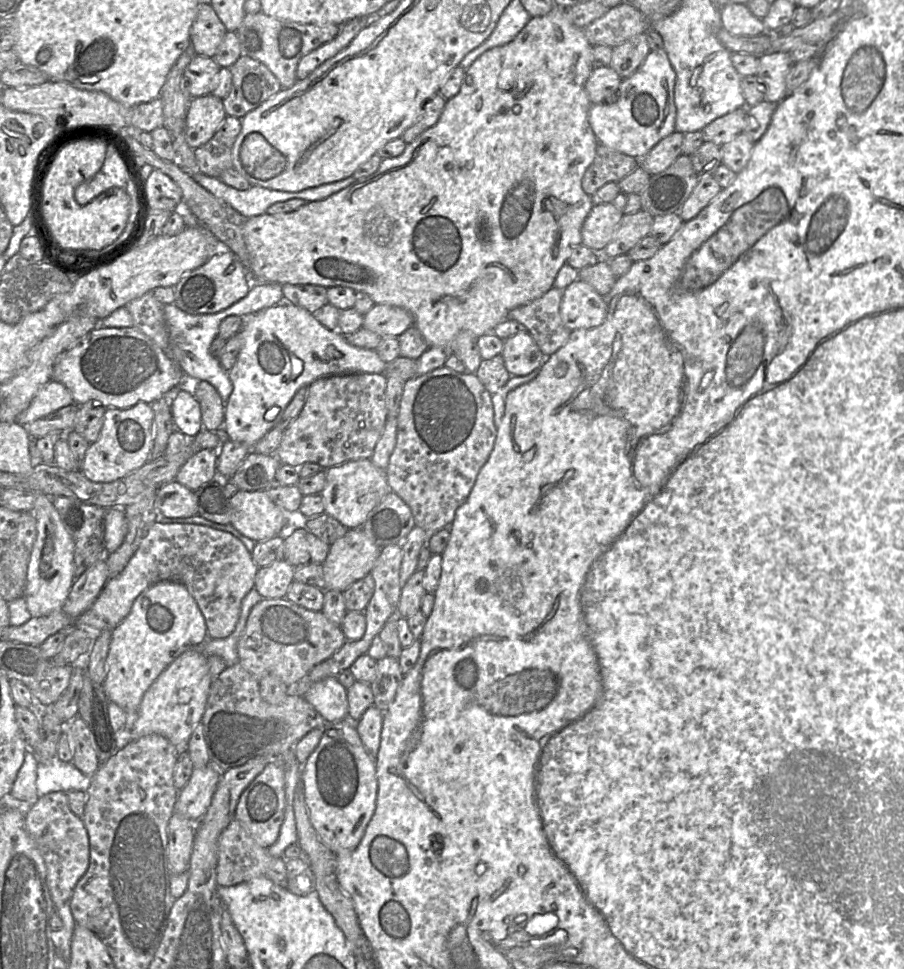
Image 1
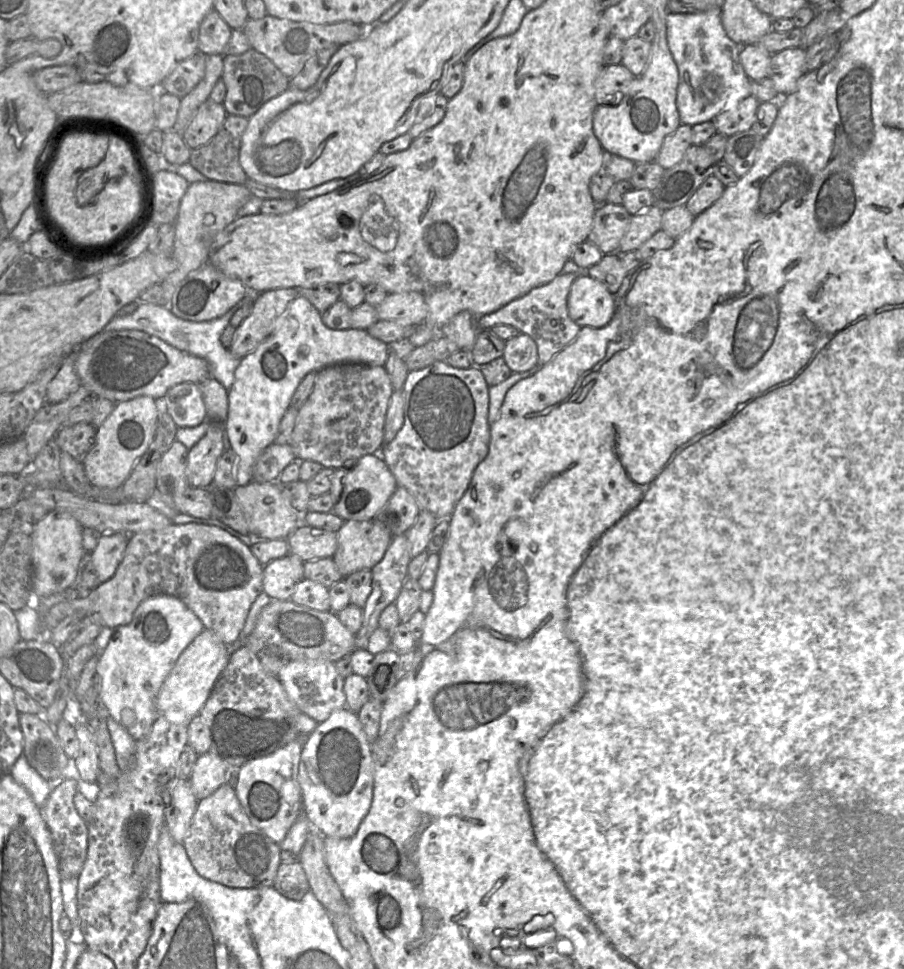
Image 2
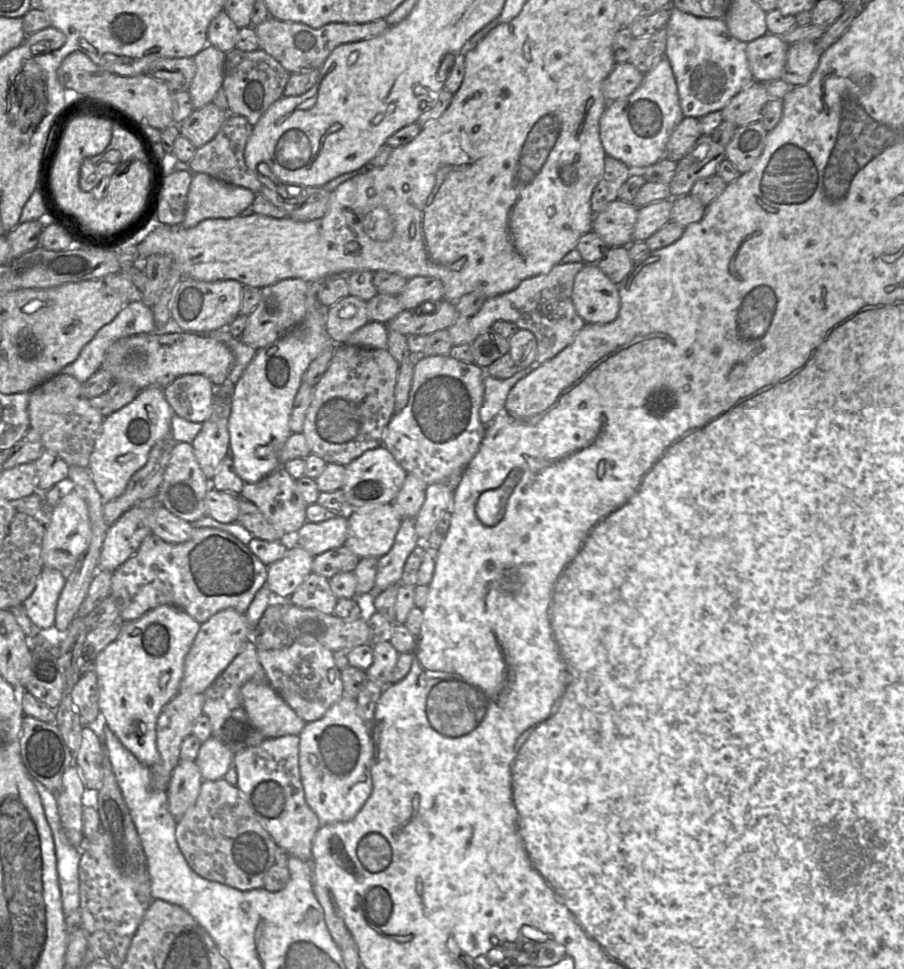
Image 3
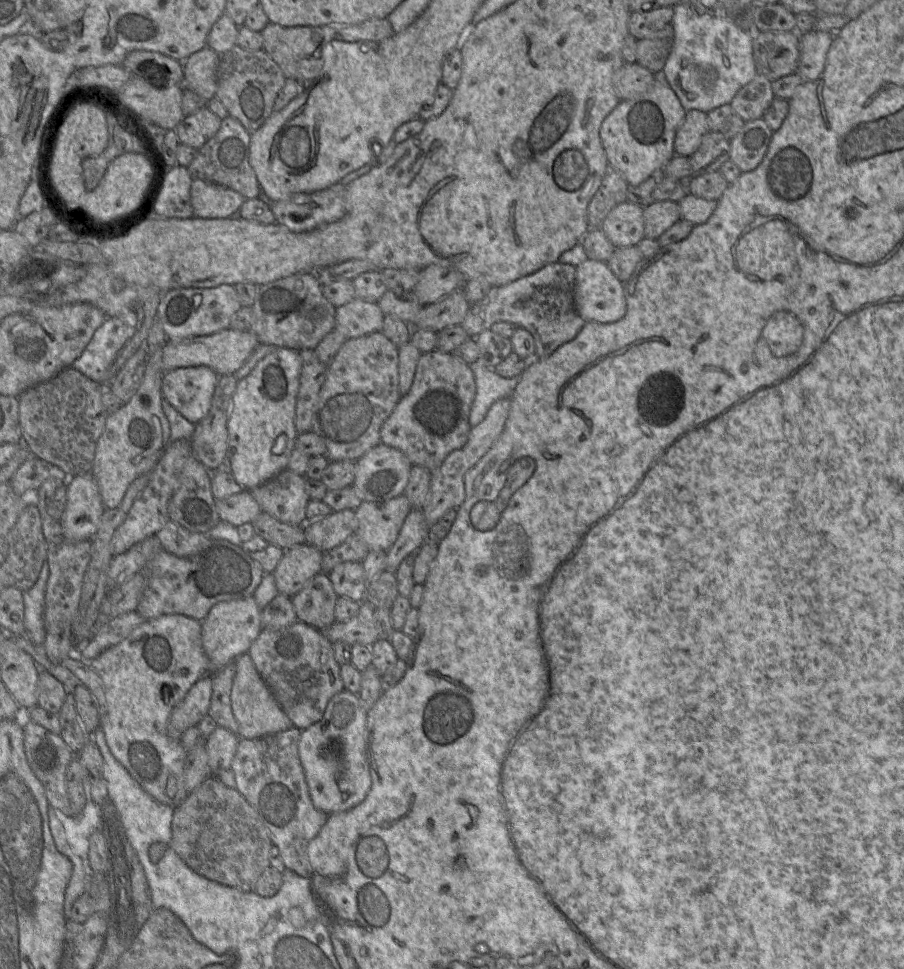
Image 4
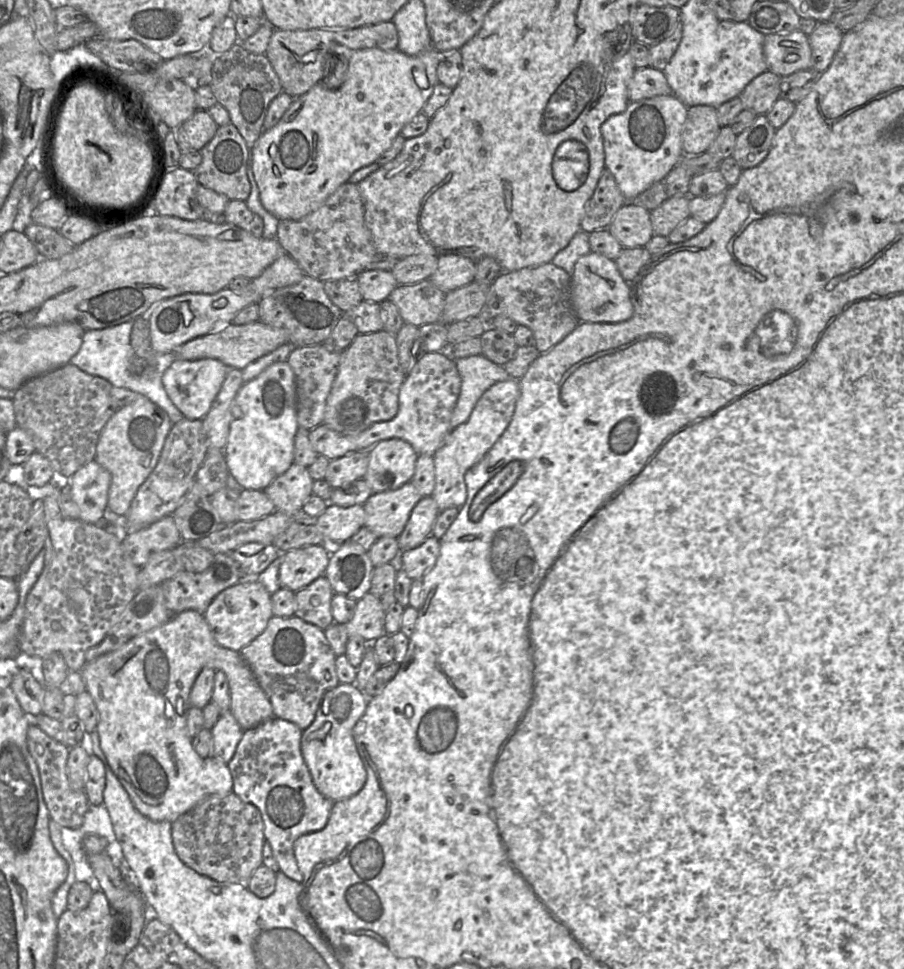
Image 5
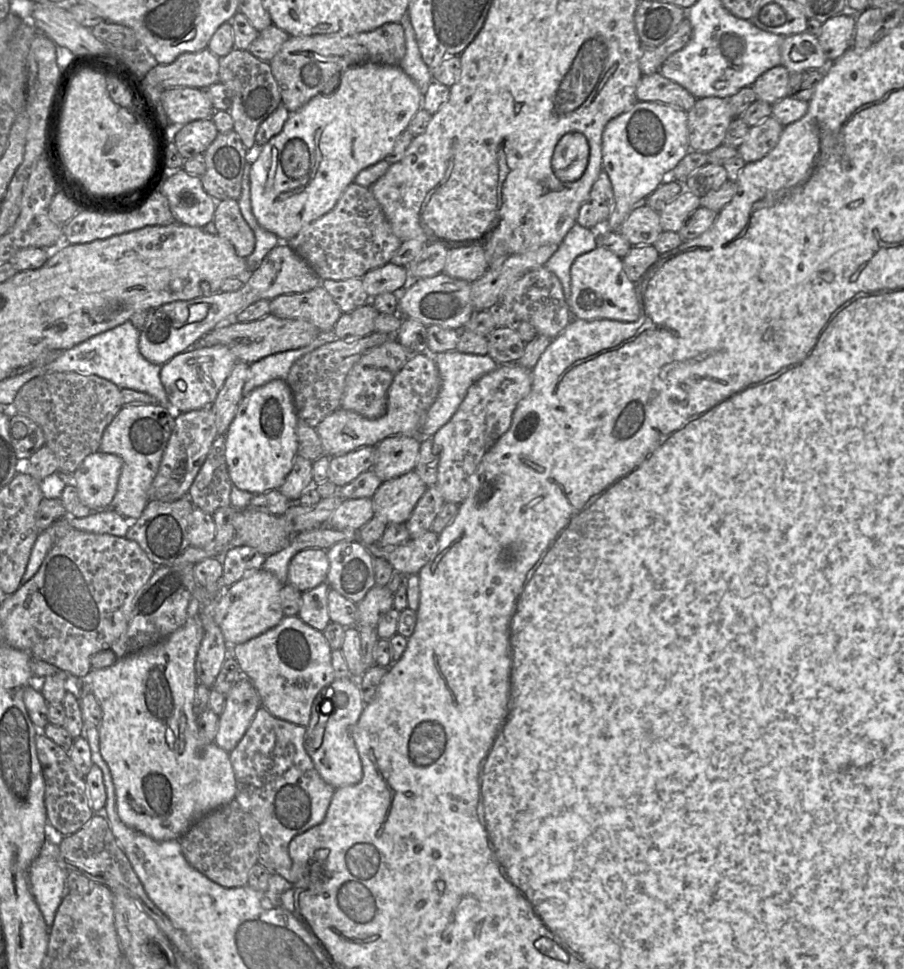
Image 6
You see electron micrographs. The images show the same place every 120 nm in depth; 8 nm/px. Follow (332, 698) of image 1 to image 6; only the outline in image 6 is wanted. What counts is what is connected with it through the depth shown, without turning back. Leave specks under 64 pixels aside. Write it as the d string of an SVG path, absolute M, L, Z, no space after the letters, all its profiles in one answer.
M284 616L280 623L267 632L235 646L230 646L233 657L237 660L243 675L257 690L261 706L274 717L307 727L310 721L311 708L317 694L336 678L332 667L332 649L323 632L304 623L298 616Z

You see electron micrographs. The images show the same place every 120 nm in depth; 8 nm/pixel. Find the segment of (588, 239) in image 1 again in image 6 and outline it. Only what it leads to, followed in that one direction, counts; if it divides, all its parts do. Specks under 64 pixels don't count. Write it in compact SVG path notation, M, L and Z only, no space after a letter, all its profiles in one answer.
M646 203L636 206L619 228L632 246L653 245L662 232L659 212Z

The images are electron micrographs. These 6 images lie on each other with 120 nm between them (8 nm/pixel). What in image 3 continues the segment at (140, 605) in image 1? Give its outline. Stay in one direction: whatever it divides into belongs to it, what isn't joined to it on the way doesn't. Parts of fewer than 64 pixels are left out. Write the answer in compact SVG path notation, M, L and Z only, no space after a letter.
M162 605L141 618L123 623L117 639L101 651L95 661L99 690L99 709L110 730L143 764L151 767L160 760L156 742L156 724L162 709L180 692L185 657L201 624L180 608Z

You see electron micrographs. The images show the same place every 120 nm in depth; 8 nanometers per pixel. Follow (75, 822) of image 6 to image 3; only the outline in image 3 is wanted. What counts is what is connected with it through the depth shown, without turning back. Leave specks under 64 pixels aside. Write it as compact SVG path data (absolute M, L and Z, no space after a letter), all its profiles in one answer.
M24 715L22 733L18 742L22 762L30 776L35 778L49 791L57 793L61 787L63 774L71 765L74 765L75 754L66 745L56 723L47 723Z

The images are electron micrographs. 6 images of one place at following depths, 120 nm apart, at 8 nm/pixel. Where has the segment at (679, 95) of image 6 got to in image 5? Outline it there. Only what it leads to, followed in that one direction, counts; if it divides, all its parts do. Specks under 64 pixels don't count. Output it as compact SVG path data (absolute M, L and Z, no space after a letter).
M653 67L635 70L628 86L629 102L672 94L663 71Z

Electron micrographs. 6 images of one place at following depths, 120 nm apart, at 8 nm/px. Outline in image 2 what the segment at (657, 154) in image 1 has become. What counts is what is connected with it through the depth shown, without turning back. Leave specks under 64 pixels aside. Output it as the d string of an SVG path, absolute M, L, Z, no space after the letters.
M680 124L678 128L667 136L654 159L664 169L668 169L679 163L692 145L692 127L687 124Z

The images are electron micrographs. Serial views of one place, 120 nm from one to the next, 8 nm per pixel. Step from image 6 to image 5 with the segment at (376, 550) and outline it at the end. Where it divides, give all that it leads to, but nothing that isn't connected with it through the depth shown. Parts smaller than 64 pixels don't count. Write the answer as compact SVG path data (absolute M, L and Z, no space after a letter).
M430 535L420 546L400 552L398 567L402 568L411 580L421 580L437 559L439 540Z

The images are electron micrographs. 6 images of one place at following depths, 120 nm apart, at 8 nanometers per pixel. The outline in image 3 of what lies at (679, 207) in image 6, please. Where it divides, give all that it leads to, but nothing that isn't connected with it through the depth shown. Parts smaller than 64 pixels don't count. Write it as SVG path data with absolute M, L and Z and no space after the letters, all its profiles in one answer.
M663 199L638 208L633 241L645 241L672 218L672 200Z

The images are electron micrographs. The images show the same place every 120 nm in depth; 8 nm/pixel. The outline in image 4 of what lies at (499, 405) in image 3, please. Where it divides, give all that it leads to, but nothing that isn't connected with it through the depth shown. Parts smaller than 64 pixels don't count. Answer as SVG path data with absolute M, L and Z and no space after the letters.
M479 360L470 364L470 368L476 385L475 398L469 414L469 424L473 428L485 418L494 402L511 398L520 376L502 377L494 370L494 367L487 366Z

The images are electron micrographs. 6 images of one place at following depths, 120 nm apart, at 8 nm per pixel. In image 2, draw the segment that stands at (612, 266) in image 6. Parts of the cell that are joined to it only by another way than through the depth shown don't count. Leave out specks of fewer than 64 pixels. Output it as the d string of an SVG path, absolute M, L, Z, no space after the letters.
M581 272L571 285L567 308L580 327L603 327L613 317L614 296L601 282Z

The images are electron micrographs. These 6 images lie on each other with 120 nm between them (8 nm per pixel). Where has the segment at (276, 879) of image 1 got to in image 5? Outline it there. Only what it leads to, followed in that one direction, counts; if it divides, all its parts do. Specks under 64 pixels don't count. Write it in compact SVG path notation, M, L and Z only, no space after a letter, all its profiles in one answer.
M234 792L226 796L210 795L172 822L172 840L178 857L202 875L220 882L239 883L248 887L253 872L262 863L265 842L264 823L259 809L242 801Z

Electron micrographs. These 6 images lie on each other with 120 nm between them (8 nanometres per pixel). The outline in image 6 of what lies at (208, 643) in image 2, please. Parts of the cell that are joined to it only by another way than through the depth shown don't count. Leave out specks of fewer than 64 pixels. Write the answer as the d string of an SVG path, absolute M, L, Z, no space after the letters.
M263 568L246 574L229 588L225 588L212 605L212 615L230 646L245 643L277 626L284 618L281 605L283 585Z

